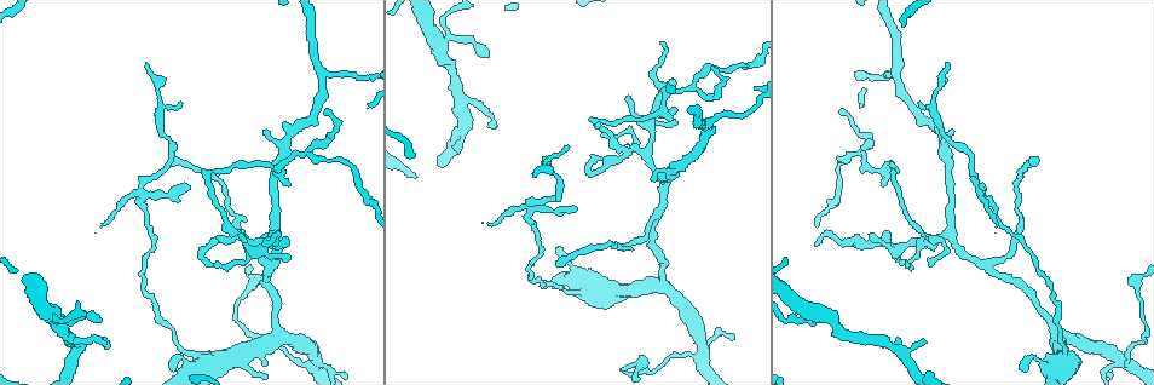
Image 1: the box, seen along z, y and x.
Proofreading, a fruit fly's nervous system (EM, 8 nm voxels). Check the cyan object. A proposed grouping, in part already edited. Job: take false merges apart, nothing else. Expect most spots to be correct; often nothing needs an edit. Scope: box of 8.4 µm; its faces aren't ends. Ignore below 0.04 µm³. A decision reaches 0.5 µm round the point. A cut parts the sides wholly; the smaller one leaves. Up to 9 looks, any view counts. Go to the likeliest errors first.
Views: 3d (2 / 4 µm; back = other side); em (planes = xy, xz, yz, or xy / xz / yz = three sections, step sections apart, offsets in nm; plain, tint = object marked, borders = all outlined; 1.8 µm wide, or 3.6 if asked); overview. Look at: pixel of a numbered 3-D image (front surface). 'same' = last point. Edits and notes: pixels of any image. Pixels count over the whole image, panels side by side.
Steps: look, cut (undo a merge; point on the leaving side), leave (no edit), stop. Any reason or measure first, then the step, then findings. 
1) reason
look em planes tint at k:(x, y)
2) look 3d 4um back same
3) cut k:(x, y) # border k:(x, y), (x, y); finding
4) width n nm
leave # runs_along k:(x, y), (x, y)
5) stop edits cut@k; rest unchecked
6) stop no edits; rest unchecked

three-way junction
look em 3.6um yz step 16 tint at 1:(809, 309)

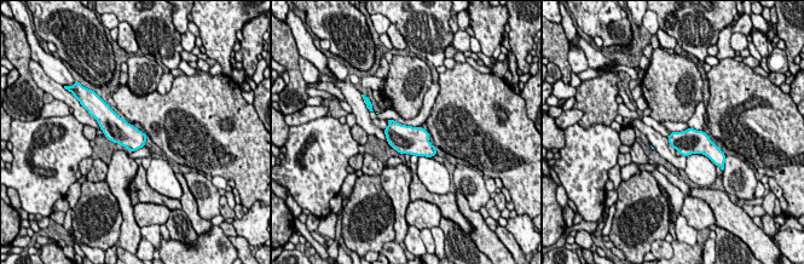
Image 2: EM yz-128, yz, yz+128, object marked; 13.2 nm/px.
another direction
look em 3.6um planes tint same

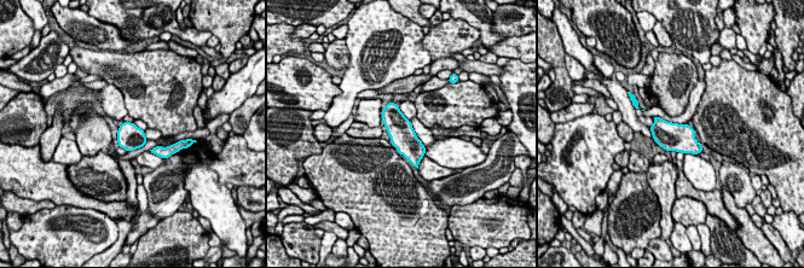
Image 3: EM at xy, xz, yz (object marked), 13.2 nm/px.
leave # one cell here

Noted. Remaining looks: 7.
thin neck
look em 3.6um planes borders at 1:(906, 245)

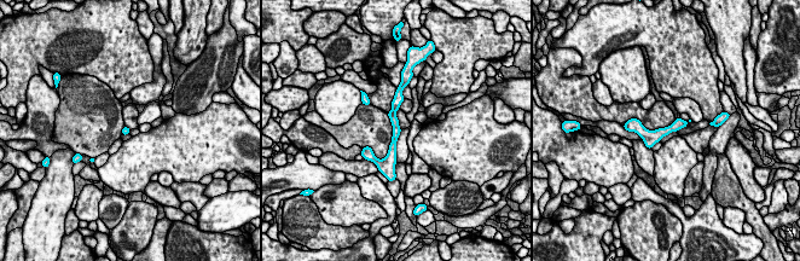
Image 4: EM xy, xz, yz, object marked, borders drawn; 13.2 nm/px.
leave # runs_along 4:(398, 94), (389, 163); continuous, no second cell

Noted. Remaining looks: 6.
narrows sharply
look 3d 2um at 1:(837, 174)

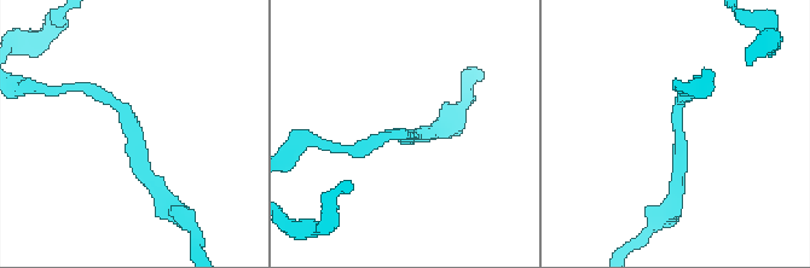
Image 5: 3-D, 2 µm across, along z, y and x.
shape alone is not enough
look em planes plain at 5:(679, 125)

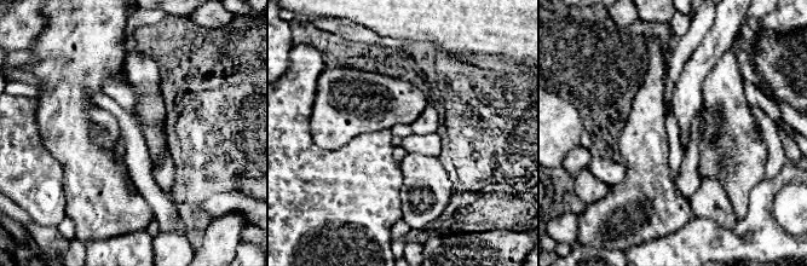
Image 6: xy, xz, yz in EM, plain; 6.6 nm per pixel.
look em planes borders same

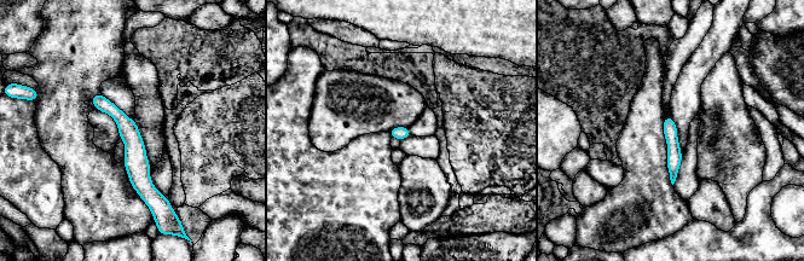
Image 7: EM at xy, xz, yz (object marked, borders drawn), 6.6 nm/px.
leave # runs_along 7:(96, 98), (126, 125), (156, 202); one cell here

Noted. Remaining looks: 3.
branch point
look em planes tint at 1:(198, 358)

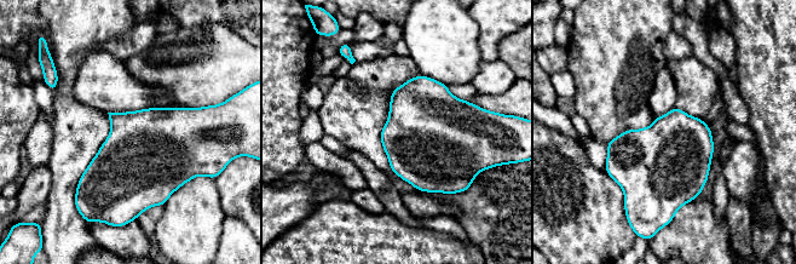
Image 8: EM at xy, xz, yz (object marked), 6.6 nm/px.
leave # all the same cell

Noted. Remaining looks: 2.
stop no edits; rest unchecked

